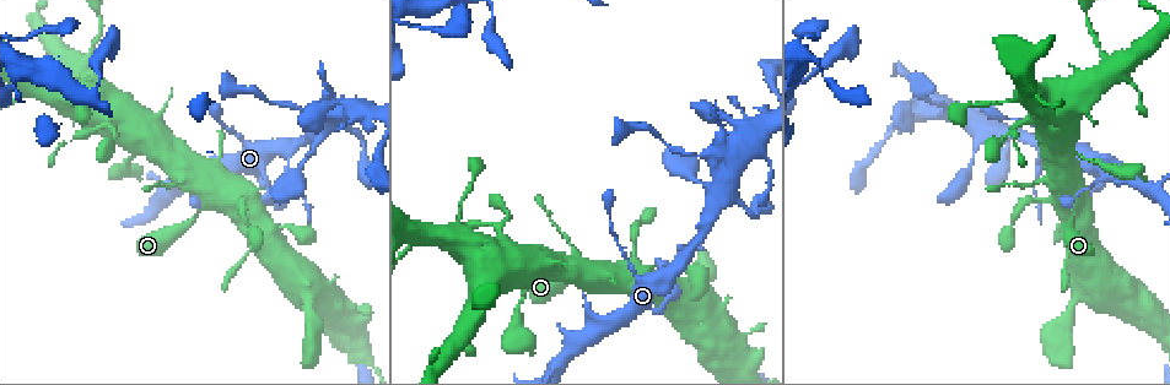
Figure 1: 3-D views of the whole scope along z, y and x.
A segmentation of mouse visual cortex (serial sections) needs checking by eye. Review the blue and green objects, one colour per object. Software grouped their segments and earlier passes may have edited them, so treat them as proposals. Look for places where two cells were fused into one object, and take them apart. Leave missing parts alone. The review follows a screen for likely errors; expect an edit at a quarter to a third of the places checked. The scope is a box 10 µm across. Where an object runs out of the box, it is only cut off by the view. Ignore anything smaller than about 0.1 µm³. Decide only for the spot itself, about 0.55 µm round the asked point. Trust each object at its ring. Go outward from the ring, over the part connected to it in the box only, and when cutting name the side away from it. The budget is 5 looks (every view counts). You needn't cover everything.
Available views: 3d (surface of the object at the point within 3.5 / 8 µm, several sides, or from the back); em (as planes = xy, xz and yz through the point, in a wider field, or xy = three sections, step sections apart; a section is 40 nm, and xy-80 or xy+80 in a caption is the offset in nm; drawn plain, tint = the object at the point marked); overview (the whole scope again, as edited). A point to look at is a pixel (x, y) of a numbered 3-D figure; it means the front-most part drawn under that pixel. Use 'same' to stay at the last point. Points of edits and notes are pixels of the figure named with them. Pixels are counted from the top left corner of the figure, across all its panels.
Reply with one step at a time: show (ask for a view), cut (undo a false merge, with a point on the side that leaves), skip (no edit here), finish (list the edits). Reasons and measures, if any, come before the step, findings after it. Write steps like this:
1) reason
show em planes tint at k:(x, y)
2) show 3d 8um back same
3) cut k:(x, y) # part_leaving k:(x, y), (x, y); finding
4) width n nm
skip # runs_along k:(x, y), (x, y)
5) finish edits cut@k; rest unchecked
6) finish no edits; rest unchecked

abrupt turn
show 3d 3.5um at 1:(1073, 205)

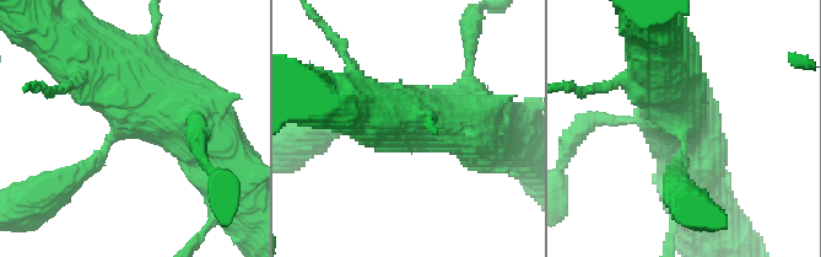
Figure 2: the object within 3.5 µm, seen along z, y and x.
shape alone is not enough
show em xy step 3 tint at 2:(119, 132)

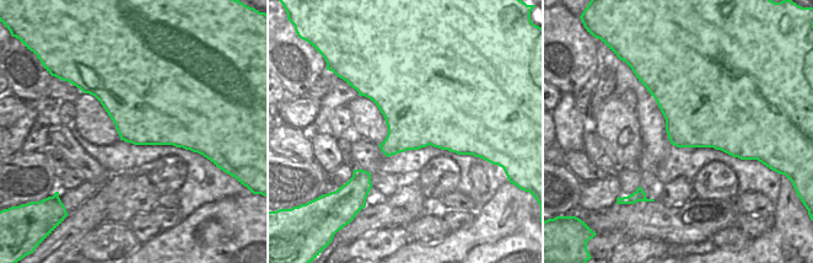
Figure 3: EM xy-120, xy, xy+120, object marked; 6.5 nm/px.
skip # runs_along 2:(679, 172), (682, 123), (657, 52); all the same cell

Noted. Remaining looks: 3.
show 3d 3.5um at 1:(128, 147)

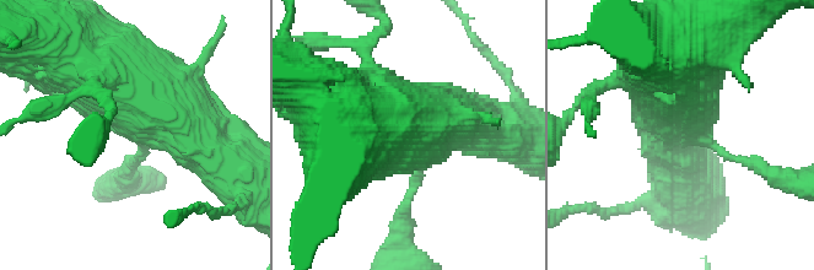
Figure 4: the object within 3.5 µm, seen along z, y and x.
now the EM
show em planes tint at 4:(141, 134)

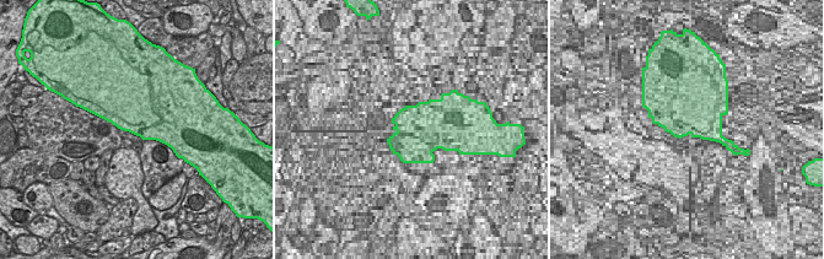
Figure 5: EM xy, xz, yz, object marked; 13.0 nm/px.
skip # one cell here

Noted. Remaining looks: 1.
finish no edits; rest unchecked

